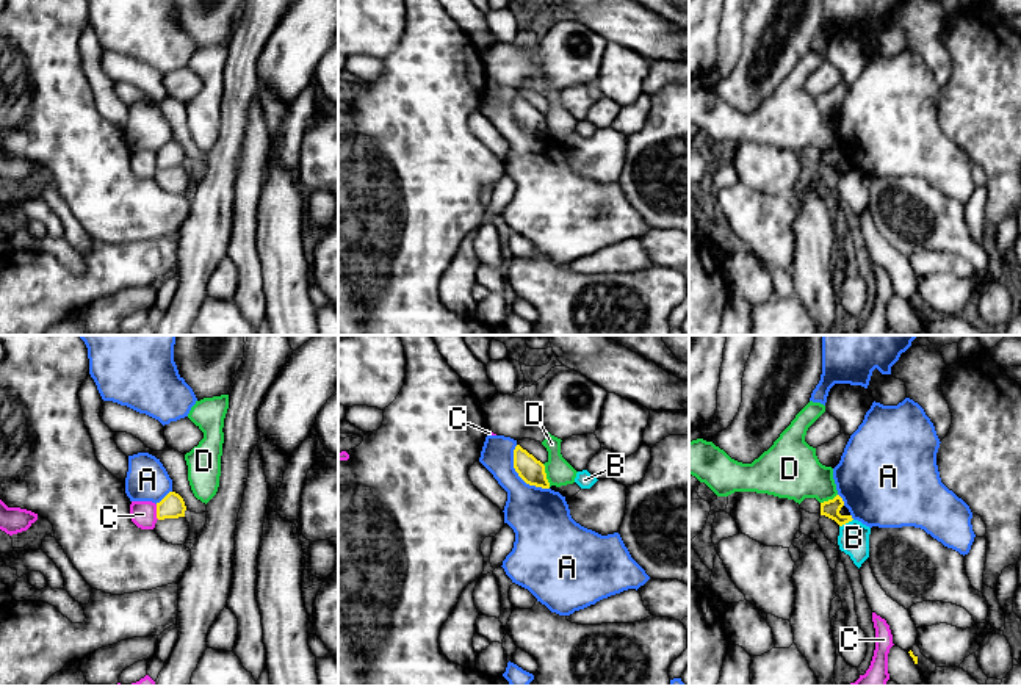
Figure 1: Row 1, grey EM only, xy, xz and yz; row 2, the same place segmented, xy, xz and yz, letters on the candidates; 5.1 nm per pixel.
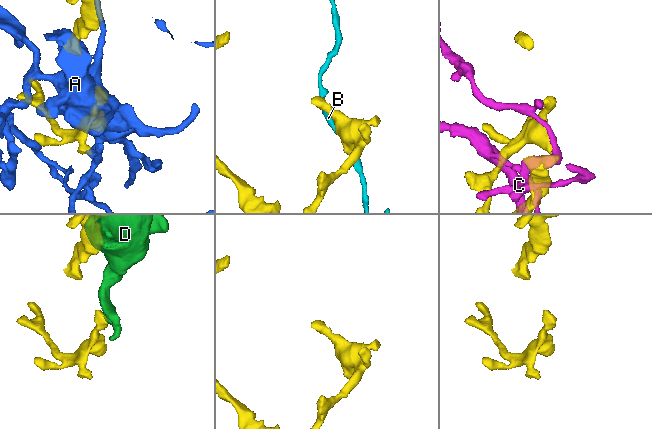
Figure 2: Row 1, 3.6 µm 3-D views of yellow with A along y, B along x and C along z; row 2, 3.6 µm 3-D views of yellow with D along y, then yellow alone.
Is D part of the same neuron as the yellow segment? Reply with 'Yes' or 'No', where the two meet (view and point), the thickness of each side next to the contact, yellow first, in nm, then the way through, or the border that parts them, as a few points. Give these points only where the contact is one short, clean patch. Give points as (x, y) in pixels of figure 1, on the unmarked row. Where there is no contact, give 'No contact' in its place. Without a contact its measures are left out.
No. Touches yellow at xz (545, 124). Thickness 130 nm (yellow) against 140 nm. Boundary: xz (542, 113), (550, 135)

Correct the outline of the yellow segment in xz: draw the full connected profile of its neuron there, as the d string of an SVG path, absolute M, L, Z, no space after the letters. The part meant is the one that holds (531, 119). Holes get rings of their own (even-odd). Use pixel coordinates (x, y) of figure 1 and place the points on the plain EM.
M520 94L514 99L514 117L526 133L550 138L545 114Z

